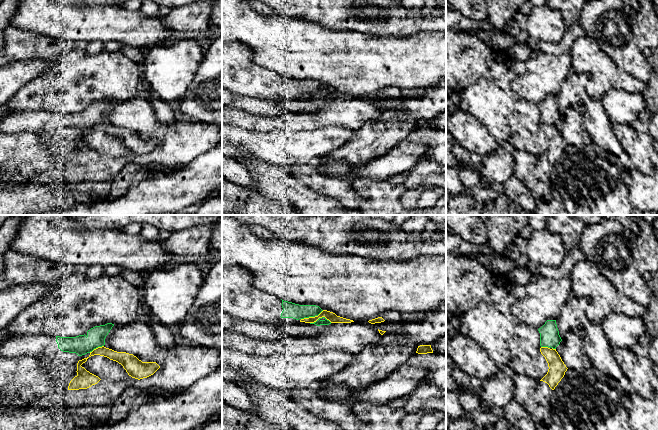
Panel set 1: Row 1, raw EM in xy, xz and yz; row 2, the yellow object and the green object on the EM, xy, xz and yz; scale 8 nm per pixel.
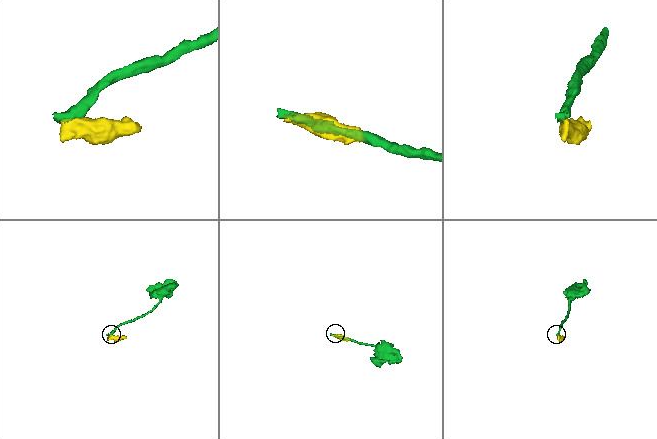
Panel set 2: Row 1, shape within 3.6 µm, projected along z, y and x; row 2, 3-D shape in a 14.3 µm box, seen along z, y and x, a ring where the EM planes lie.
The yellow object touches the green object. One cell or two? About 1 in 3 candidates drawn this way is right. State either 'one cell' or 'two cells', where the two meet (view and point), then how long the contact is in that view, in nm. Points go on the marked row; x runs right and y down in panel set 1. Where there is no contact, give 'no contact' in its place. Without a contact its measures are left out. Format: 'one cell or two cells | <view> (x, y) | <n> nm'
two cells | xz (312, 317) | 200 nm

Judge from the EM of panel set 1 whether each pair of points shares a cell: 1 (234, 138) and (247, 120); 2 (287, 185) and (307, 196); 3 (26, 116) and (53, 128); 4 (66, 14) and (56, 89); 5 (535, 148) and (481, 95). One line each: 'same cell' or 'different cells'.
1: different cells
2: same cell
3: same cell
4: different cells
5: same cell

